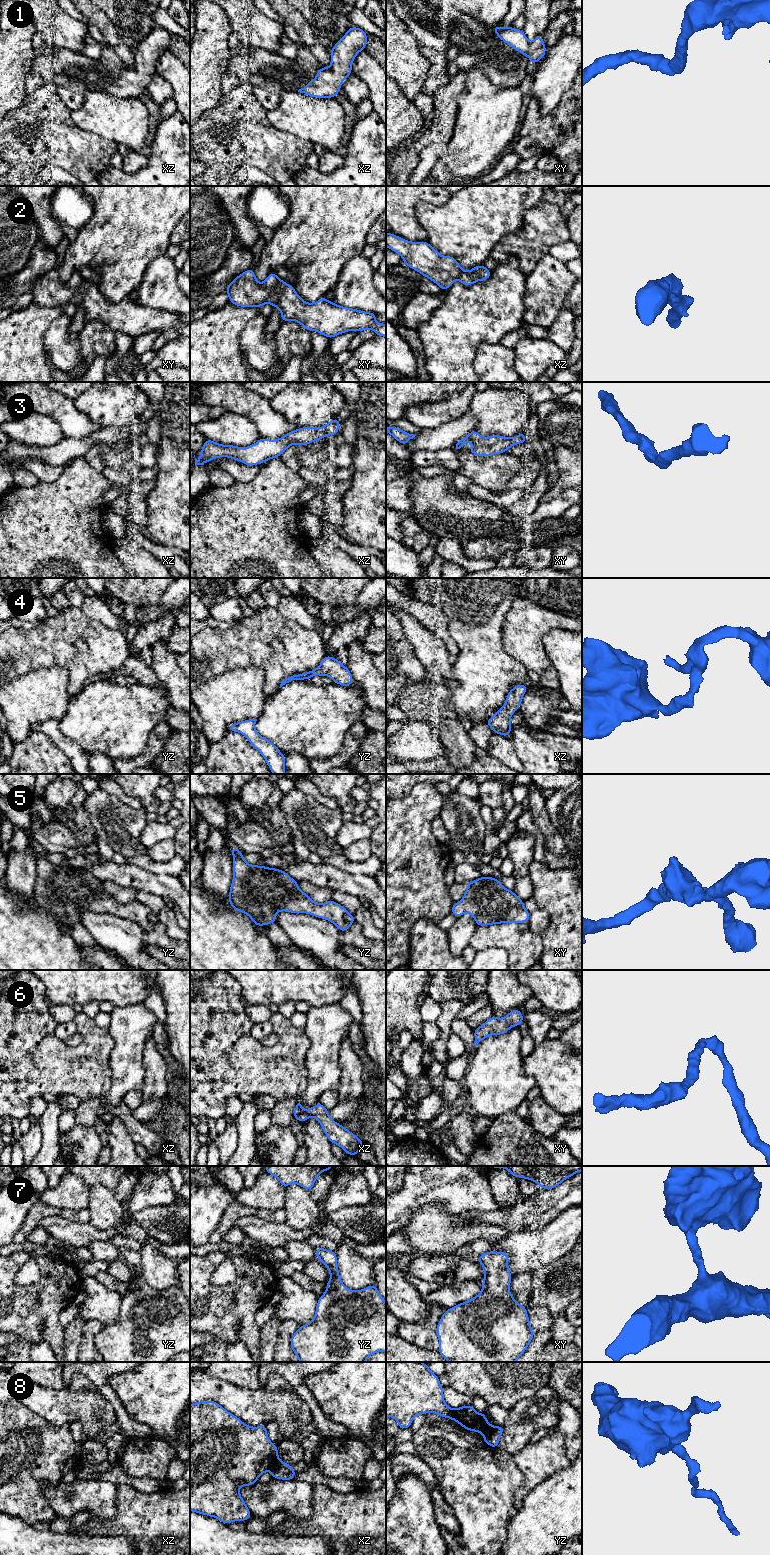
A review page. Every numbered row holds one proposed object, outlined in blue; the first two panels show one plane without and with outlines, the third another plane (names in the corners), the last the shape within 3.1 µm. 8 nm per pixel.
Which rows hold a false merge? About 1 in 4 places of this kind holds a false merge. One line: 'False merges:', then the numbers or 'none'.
False merges: 8

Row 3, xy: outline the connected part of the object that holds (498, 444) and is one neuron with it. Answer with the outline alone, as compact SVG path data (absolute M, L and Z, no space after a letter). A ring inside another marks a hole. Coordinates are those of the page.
M472 431L464 438L458 440L453 449L459 452L459 449L469 440L473 441L469 453L484 457L493 454L502 454L516 444L527 442L525 432L512 438L503 437L501 435L492 435L483 438L478 431Z

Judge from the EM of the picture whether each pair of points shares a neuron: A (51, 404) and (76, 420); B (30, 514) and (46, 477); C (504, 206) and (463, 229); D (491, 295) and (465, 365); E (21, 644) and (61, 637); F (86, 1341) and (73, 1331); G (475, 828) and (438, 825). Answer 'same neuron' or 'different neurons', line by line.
A: same neuron
B: different neurons
C: same neuron
D: same neuron
E: same neuron
F: different neurons
G: different neurons

